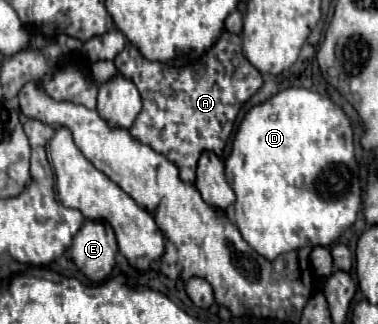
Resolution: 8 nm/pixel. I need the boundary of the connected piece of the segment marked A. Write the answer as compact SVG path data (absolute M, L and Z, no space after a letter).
M223 32L203 56L185 66L119 54L115 58L115 68L127 78L133 78L143 100L143 108L129 129L131 135L169 158L179 168L181 178L191 184L195 182L195 168L201 152L223 152L239 108L263 84L259 70L241 54L241 38L231 32Z

